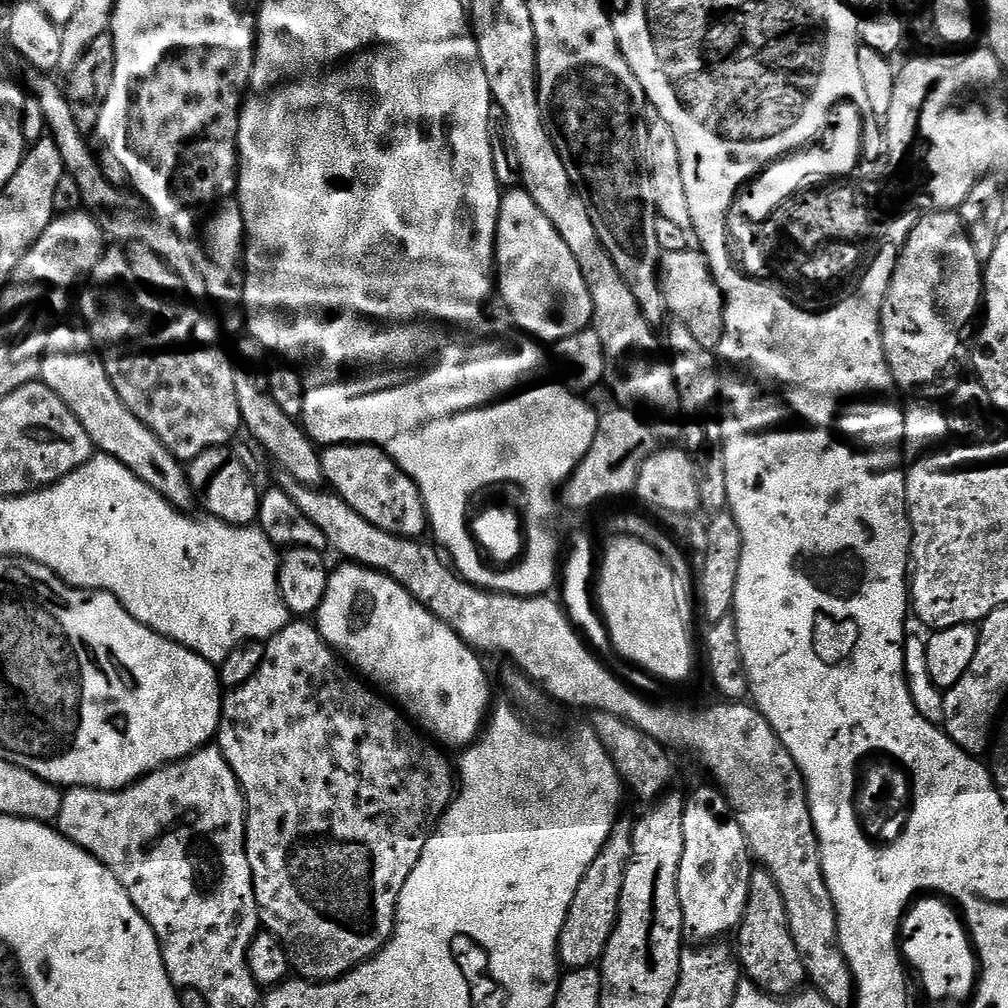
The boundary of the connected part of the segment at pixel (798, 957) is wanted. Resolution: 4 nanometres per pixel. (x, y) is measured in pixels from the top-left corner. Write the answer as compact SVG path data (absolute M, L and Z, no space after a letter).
M753 867L750 874L746 910L734 933L734 939L734 955L743 975L761 990L772 996L787 998L805 987L808 971L802 962L802 954L798 954L798 946L794 946L794 934L790 934L782 890L778 890L774 874L762 867Z

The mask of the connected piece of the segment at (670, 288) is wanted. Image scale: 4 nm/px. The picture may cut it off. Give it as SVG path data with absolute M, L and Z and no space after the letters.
M699 250L666 252L660 258L660 289L669 313L679 323L690 326L694 338L702 346L719 349L724 333L724 295L712 276L709 261Z

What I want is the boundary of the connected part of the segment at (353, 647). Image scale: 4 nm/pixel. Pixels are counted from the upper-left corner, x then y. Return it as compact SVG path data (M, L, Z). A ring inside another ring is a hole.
M344 562L341 563L341 565L341 568L333 567L331 571L329 571L328 585L326 586L326 592L320 603L320 609L314 613L314 623L316 629L320 632L320 637L331 646L333 652L346 658L346 660L348 656L349 661L347 660L347 663L351 665L361 677L366 678L369 685L375 686L389 701L399 705L429 737L437 736L437 738L432 738L435 738L437 741L445 740L448 744L460 744L459 746L471 744L473 740L481 735L482 725L485 723L486 717L490 712L490 703L488 704L488 680L484 677L483 666L480 665L481 657L465 644L462 637L460 637L455 630L443 624L433 612L426 611L406 589L398 586L398 582L394 582L394 578L390 578L381 572L375 572L373 568L363 568L355 562Z

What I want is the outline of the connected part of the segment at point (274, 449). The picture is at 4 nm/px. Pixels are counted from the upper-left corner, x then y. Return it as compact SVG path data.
M240 374L236 377L241 425L246 432L248 428L249 434L260 443L261 450L281 468L279 471L283 475L294 478L294 482L307 488L320 488L325 483L325 479L317 445L293 417L282 414L282 409L251 383L255 384L247 375Z

